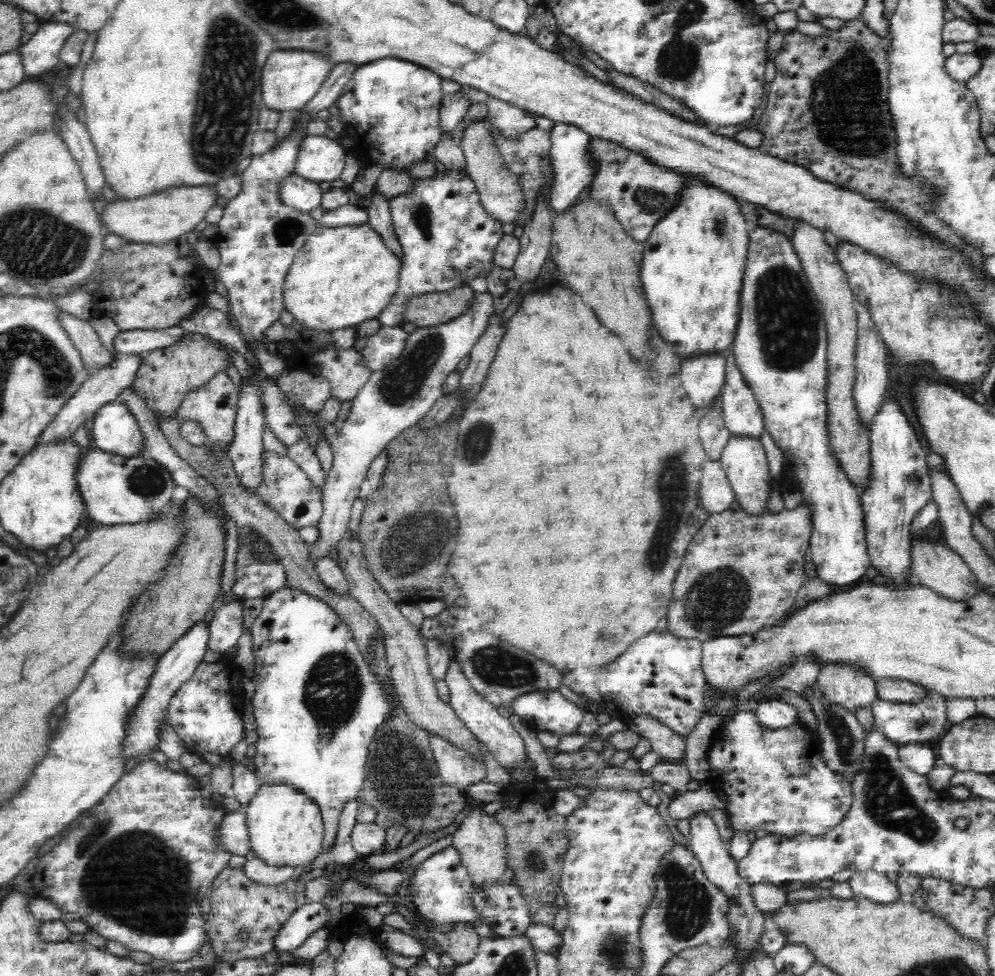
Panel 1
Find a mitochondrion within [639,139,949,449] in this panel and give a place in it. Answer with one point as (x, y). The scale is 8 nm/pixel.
(787, 323)

